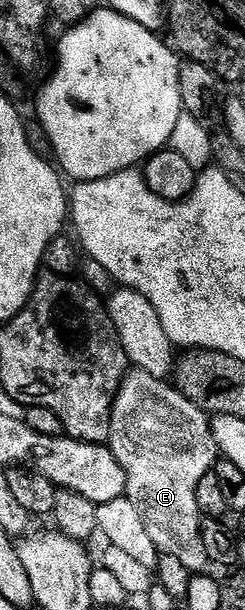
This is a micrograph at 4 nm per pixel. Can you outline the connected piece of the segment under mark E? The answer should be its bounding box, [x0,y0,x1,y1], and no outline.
[108,368,220,574]

